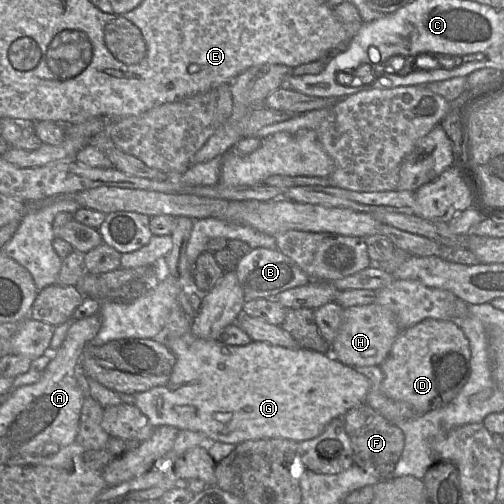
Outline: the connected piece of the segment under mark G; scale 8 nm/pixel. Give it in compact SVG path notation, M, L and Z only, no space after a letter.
M191 332L166 340L176 357L168 382L133 394L135 406L154 427L170 425L178 430L203 433L209 442L239 444L246 440L283 438L296 442L312 439L323 432L329 422L344 416L350 409L365 403L370 380L337 360L305 348L286 348L265 342L227 345L216 340L196 337Z

